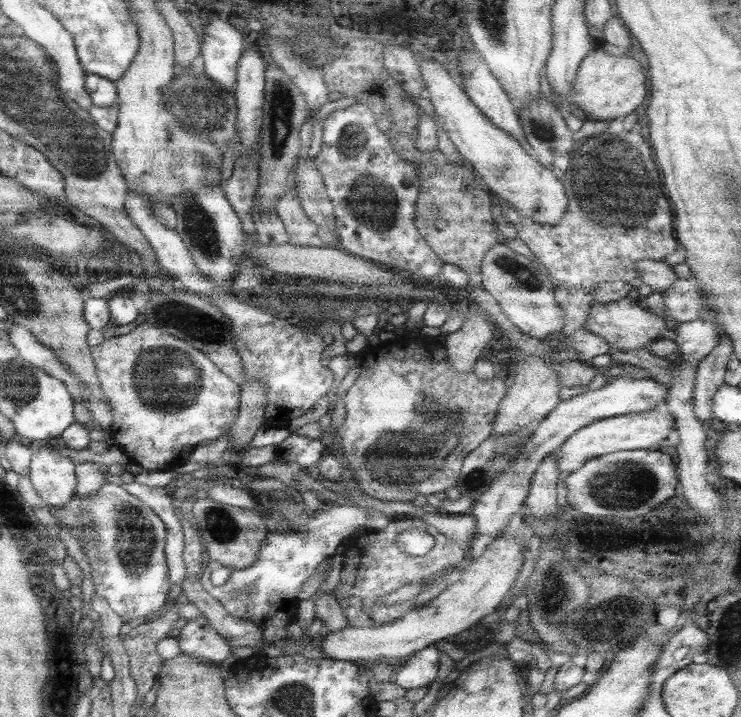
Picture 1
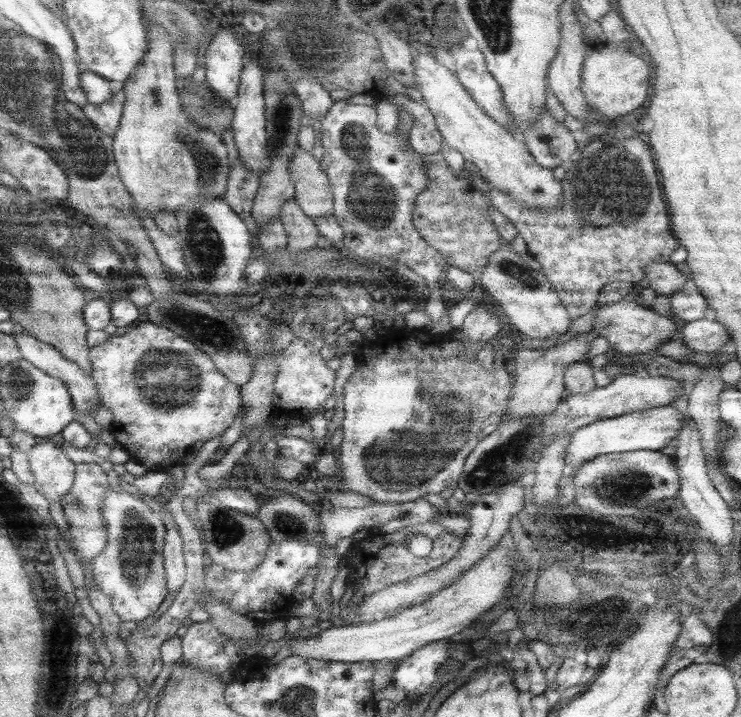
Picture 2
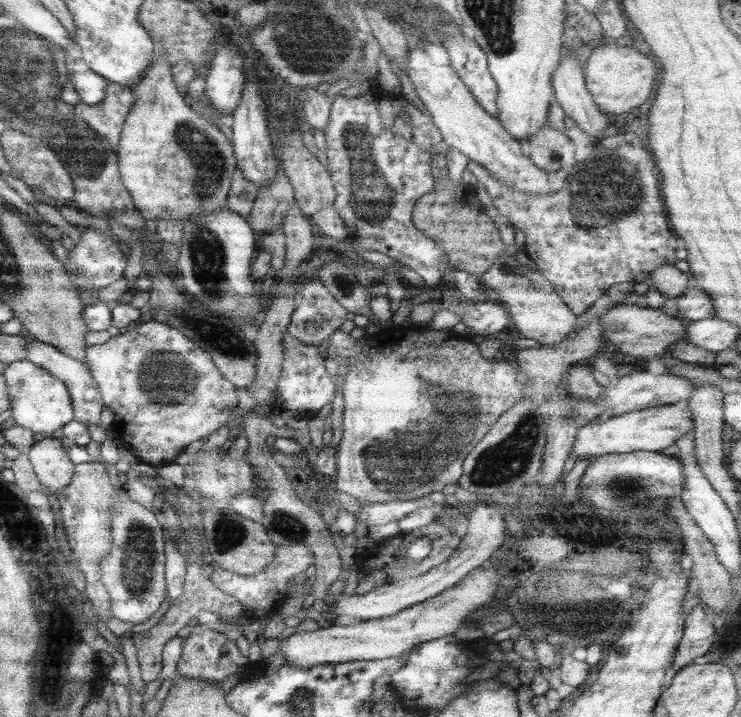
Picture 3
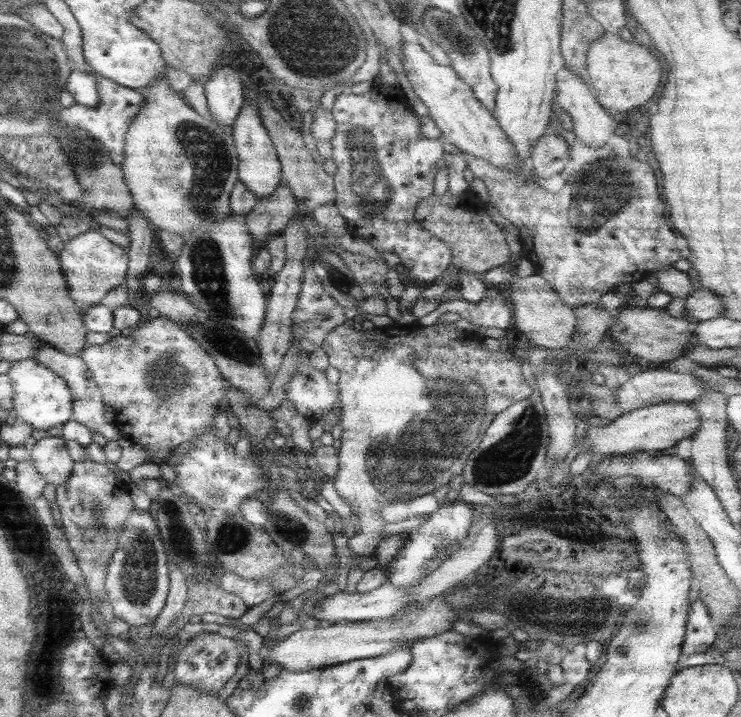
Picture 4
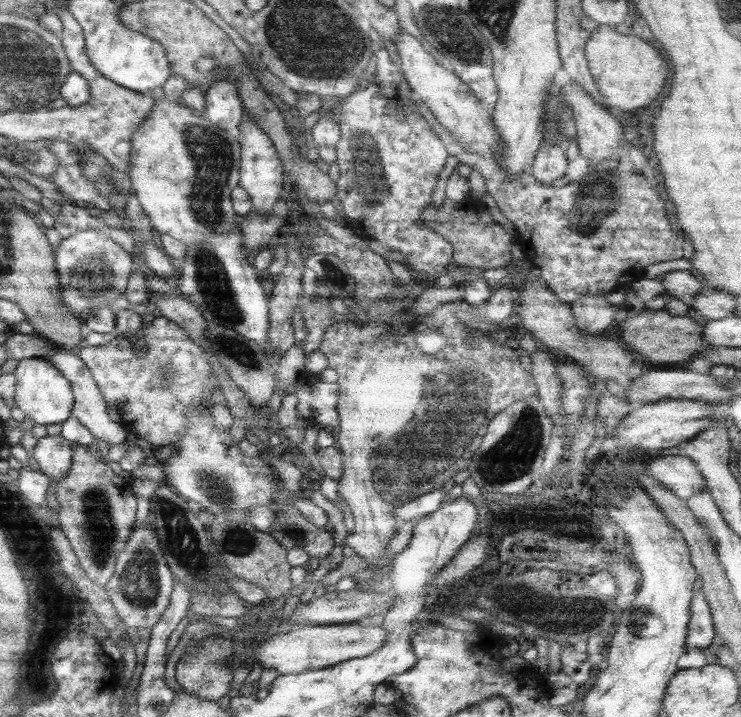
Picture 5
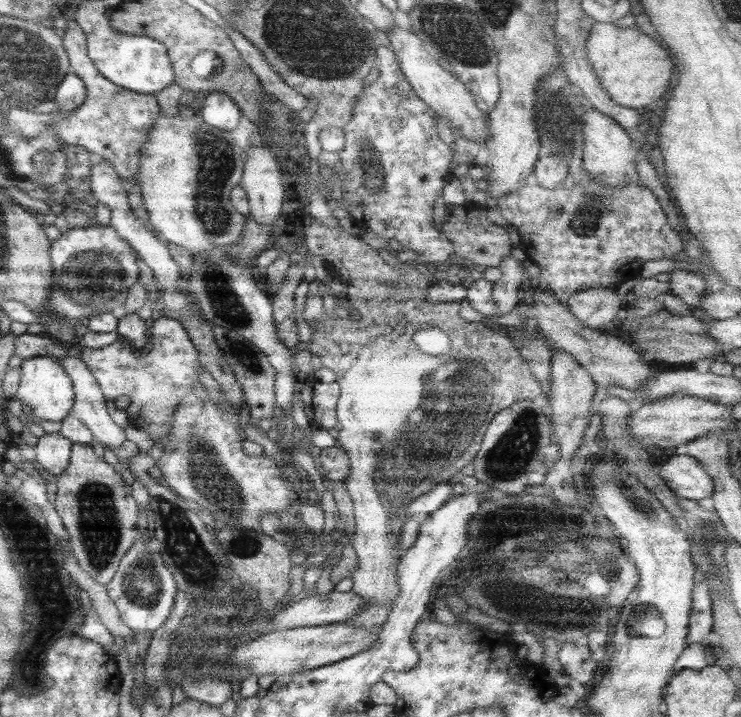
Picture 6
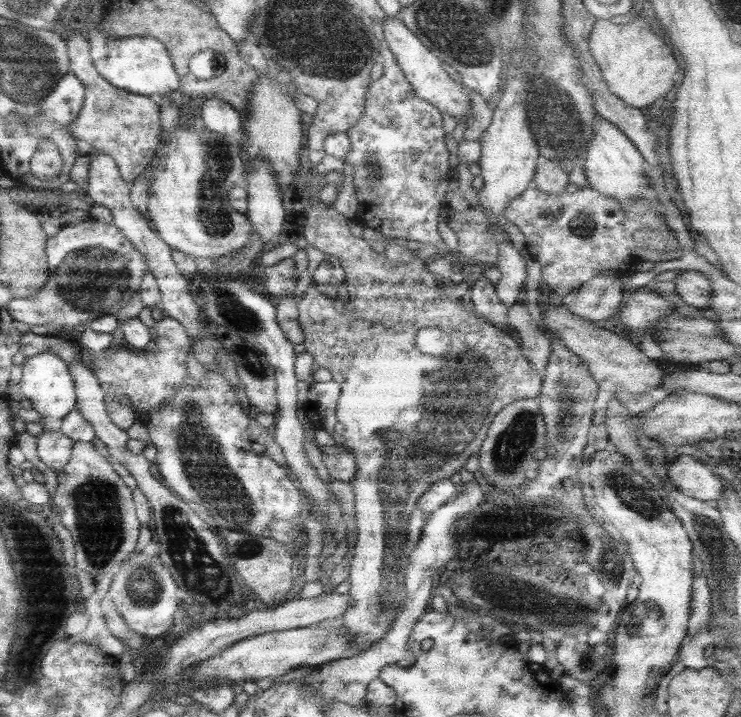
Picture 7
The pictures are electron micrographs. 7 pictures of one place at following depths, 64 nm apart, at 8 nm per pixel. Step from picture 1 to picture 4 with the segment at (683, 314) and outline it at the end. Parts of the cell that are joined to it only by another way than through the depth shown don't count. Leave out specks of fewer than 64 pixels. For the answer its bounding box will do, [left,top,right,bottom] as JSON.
[684,285,725,321]

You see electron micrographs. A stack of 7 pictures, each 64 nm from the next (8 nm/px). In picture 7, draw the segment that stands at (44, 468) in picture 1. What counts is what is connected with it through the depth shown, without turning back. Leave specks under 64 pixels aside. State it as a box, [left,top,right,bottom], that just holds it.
[37,429,74,471]

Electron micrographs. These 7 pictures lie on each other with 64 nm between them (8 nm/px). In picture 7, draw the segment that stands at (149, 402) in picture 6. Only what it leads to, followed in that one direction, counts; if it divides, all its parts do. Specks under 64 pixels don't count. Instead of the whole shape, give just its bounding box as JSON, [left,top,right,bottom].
[82,317,192,424]

